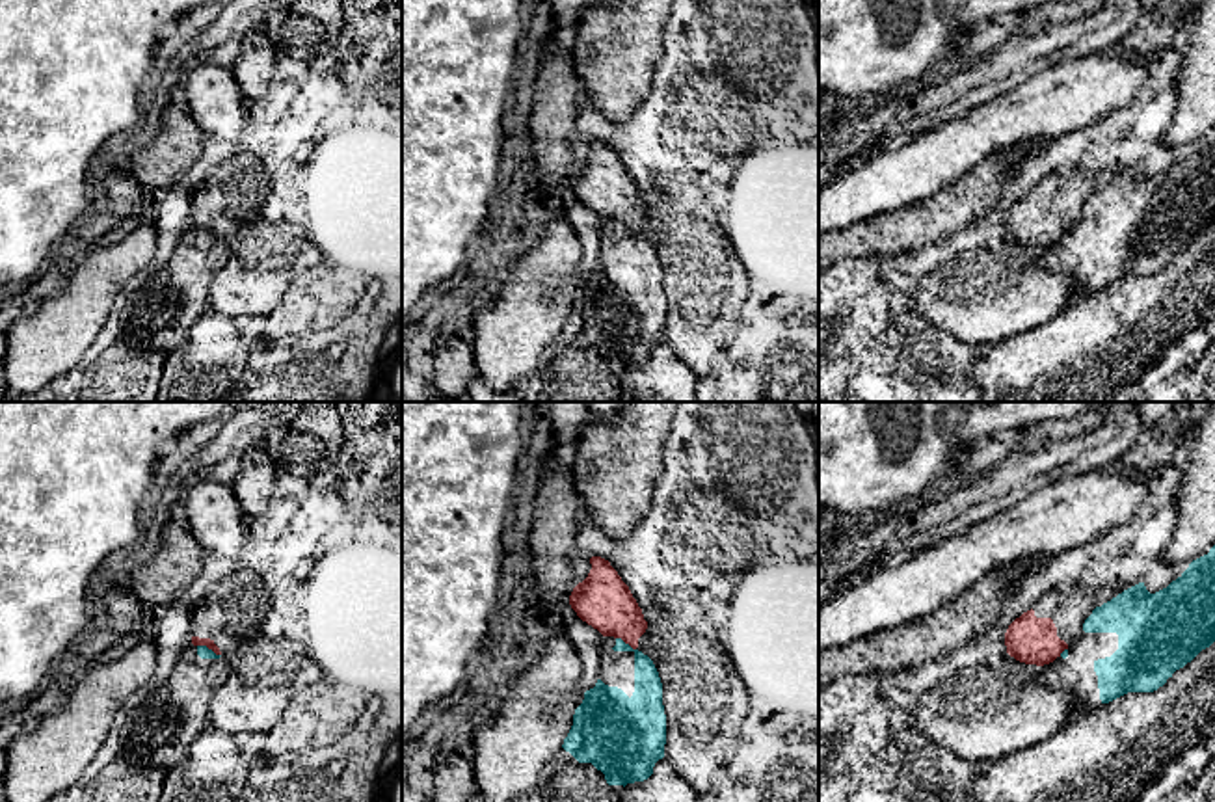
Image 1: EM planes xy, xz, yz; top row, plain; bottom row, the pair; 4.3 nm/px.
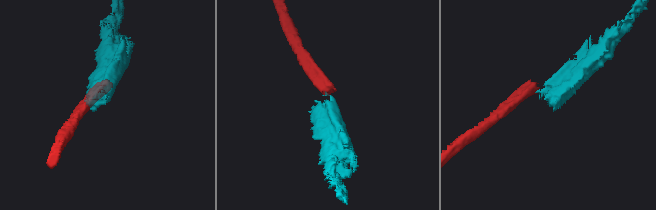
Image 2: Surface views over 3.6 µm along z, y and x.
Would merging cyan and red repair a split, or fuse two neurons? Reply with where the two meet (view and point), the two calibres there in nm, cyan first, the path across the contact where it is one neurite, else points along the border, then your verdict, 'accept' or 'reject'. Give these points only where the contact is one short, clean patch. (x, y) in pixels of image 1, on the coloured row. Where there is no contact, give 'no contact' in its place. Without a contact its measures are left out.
contact xy (209, 650); calibres 60 and 50 nm; border xy (198, 644), (220, 655); reject

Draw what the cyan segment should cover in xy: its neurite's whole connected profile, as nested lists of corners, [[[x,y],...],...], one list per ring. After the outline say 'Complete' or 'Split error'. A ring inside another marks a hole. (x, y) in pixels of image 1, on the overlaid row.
[[[190,644],[169,677],[136,711],[127,709],[121,754],[134,763],[166,770],[182,763],[208,726],[212,694],[223,685],[227,672],[227,659],[207,646]]]. Split error

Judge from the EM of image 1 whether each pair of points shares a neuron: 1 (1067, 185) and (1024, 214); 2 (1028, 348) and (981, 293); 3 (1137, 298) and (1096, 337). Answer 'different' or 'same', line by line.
1: same
2: different
3: same

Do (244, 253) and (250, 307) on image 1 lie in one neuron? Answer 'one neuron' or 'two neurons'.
one neuron

